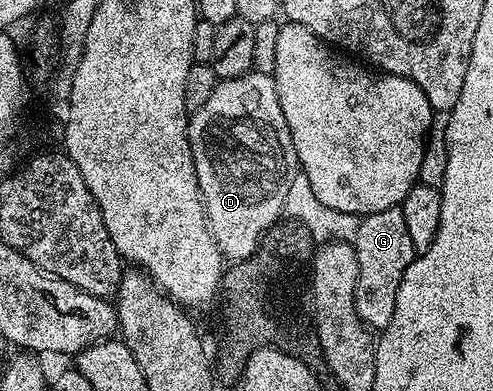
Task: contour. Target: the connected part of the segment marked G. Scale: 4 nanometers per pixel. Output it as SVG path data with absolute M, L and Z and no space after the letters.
M400 207L383 209L383 213L371 213L361 219L357 235L352 239L355 257L359 261L359 277L355 285L355 309L370 329L384 329L395 313L395 299L403 273L412 265L415 252L411 233L407 233L407 221Z

